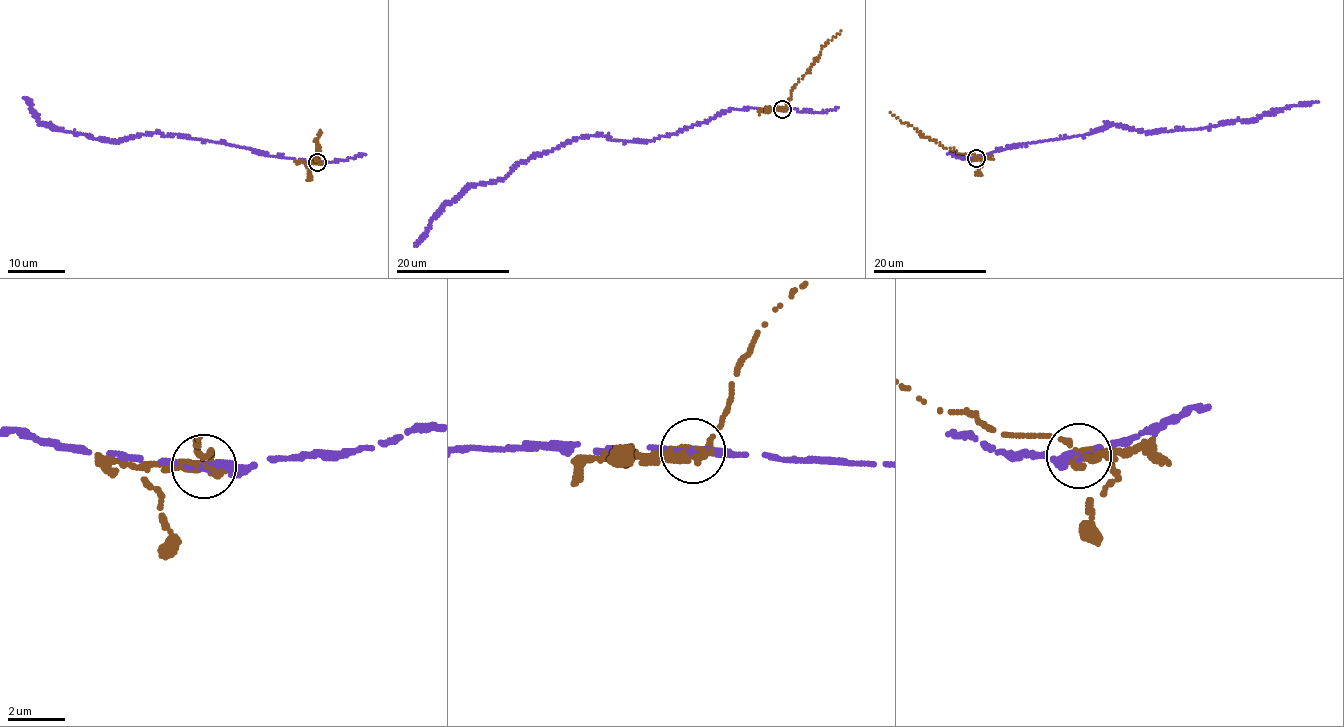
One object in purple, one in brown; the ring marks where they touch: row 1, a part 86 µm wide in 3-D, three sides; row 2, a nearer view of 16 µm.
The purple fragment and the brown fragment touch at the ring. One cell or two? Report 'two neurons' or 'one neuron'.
two neurons

